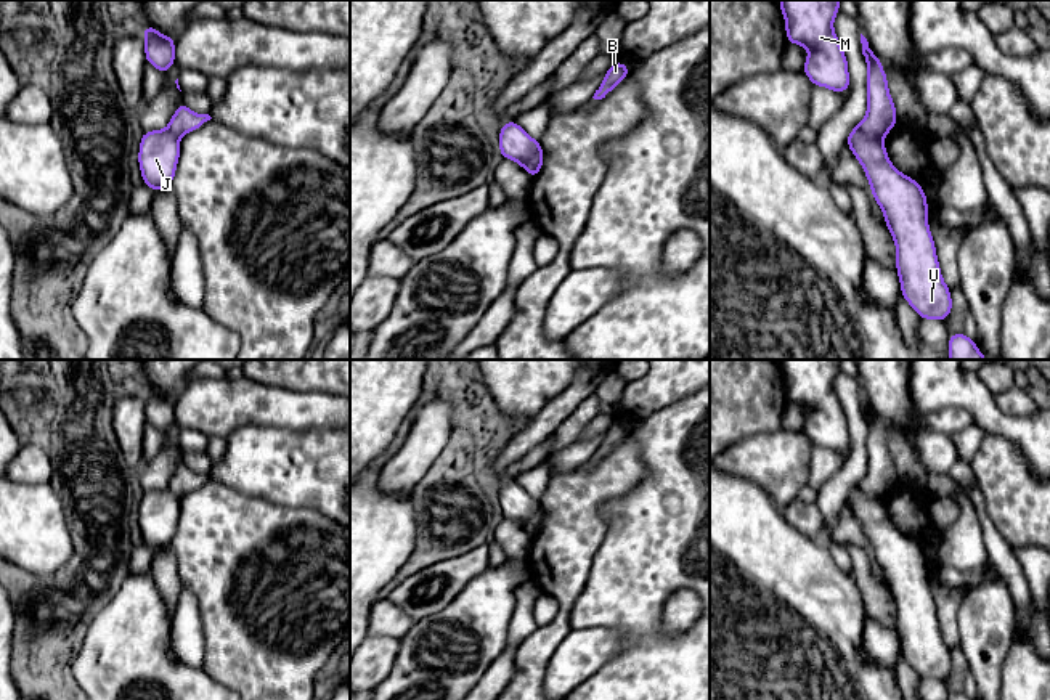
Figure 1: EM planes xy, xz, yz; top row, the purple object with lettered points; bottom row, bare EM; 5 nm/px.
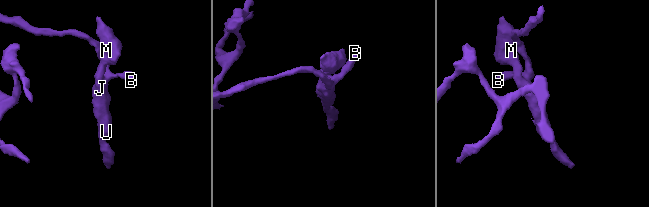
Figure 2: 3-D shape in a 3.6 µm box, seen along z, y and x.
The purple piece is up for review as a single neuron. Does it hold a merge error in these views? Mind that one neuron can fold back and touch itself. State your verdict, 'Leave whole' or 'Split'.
Split

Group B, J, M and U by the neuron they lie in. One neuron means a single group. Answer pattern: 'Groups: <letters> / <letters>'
Groups: B / J M U

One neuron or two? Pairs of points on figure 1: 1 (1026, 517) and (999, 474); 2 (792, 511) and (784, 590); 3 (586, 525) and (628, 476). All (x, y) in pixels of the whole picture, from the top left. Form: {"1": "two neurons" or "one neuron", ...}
{"1": "one neuron", "2": "two neurons", "3": "one neuron"}

